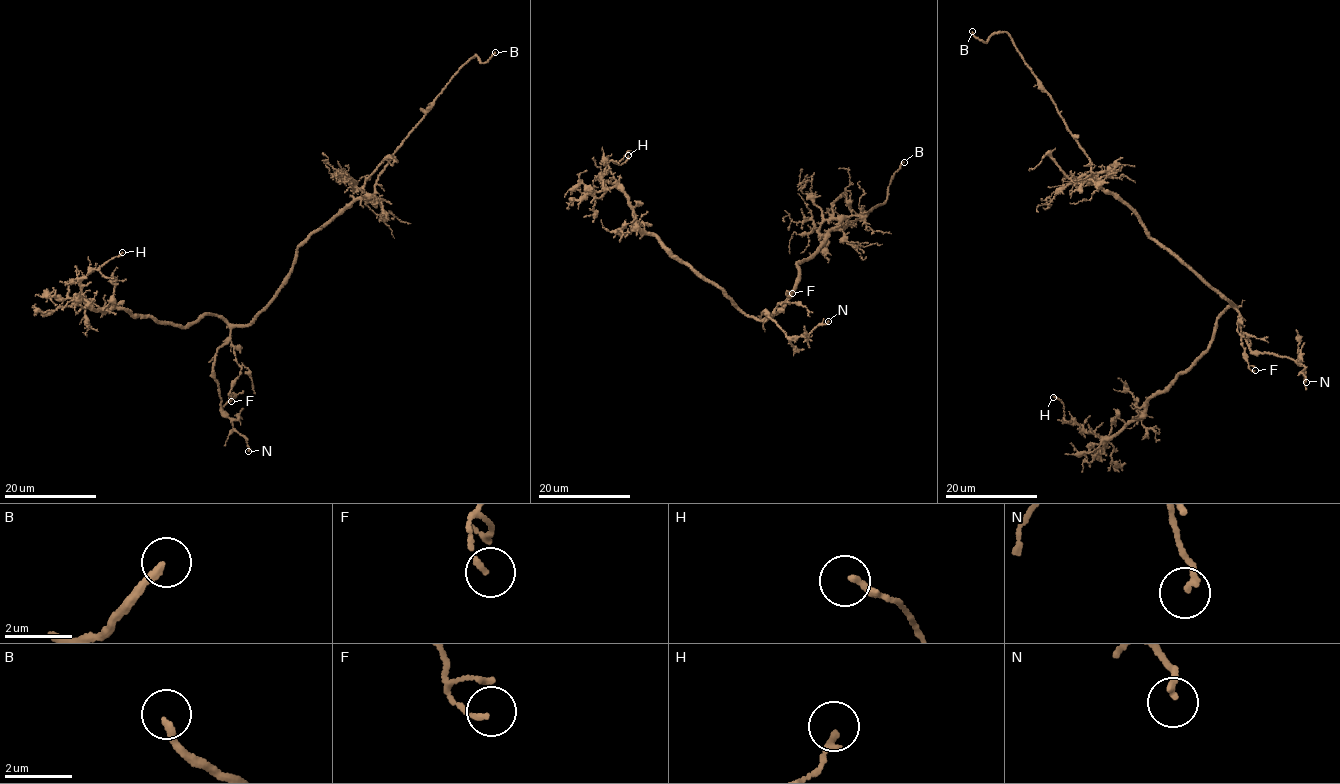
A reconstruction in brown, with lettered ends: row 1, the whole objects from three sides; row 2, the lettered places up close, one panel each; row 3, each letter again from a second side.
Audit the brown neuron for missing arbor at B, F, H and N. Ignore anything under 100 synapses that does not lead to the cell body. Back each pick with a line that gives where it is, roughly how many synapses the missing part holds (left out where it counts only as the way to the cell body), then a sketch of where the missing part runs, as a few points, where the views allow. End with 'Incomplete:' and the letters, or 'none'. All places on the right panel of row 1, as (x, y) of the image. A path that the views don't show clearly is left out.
B: Place: (972, 31)
Incomplete: B

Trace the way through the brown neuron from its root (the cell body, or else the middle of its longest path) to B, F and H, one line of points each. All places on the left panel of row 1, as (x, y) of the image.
B: (277, 291), (312, 234), (346, 205), (374, 194), (396, 149), (451, 78), (474, 55), (482, 63), (495, 52)
F: (277, 291), (256, 319), (231, 329), (231, 346), (241, 370), (229, 391), (231, 401)
H: (277, 291), (243, 325), (212, 315), (184, 326), (124, 309), (94, 310), (81, 283), (122, 252)

